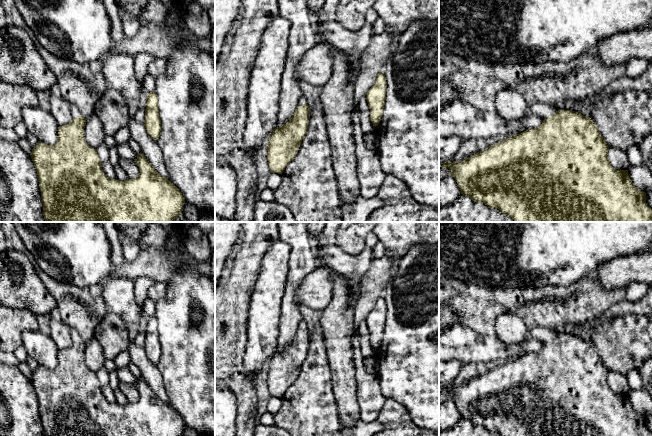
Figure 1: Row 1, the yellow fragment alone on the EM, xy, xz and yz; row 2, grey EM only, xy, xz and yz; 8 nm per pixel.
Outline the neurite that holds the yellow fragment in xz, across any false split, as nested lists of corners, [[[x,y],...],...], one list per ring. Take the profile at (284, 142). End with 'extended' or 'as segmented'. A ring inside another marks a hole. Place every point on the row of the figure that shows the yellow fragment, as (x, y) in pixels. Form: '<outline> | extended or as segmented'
[[[303,96],[299,99],[291,119],[283,126],[276,127],[270,134],[267,159],[271,173],[281,174],[295,158],[308,130],[310,110]]] | extended

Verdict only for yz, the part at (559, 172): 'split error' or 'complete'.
split error

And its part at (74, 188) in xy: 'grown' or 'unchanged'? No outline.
grown

